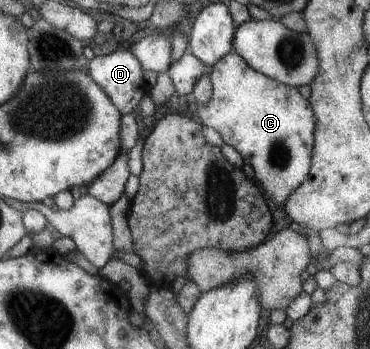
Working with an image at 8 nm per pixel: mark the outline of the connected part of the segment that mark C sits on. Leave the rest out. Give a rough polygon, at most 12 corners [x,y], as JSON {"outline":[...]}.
{"outline":[[236,52],[198,104],[284,204],[308,176],[316,116]]}

